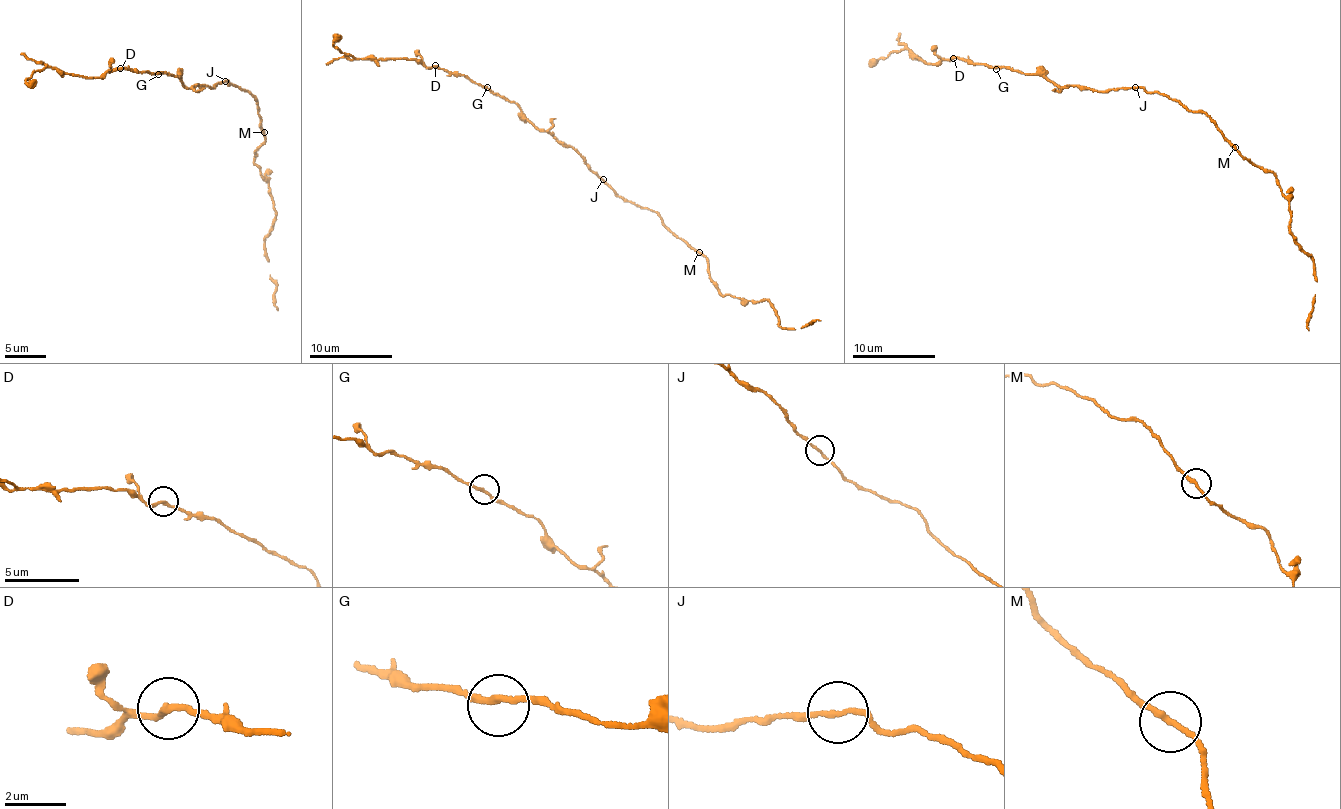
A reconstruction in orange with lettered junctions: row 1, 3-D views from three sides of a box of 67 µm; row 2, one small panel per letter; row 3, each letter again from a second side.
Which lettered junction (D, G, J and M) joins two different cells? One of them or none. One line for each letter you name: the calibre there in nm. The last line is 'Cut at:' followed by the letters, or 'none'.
Cut at: none

